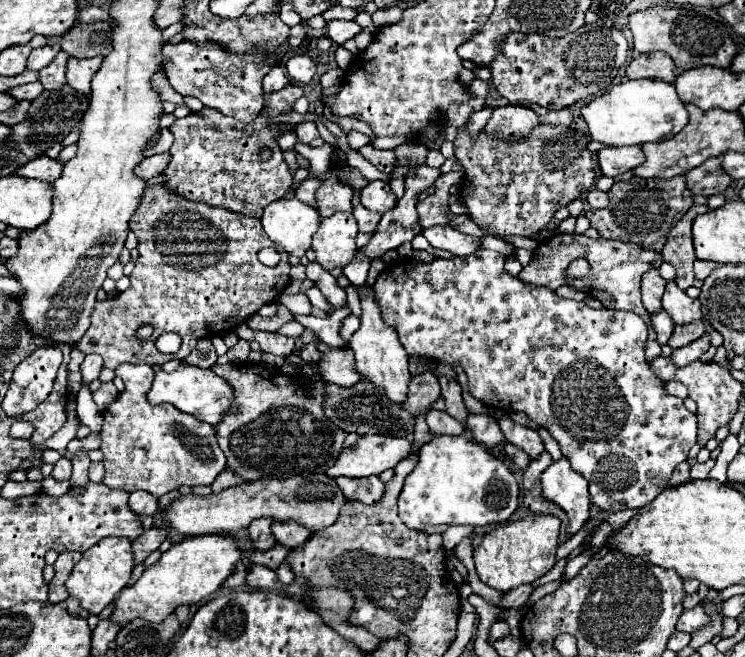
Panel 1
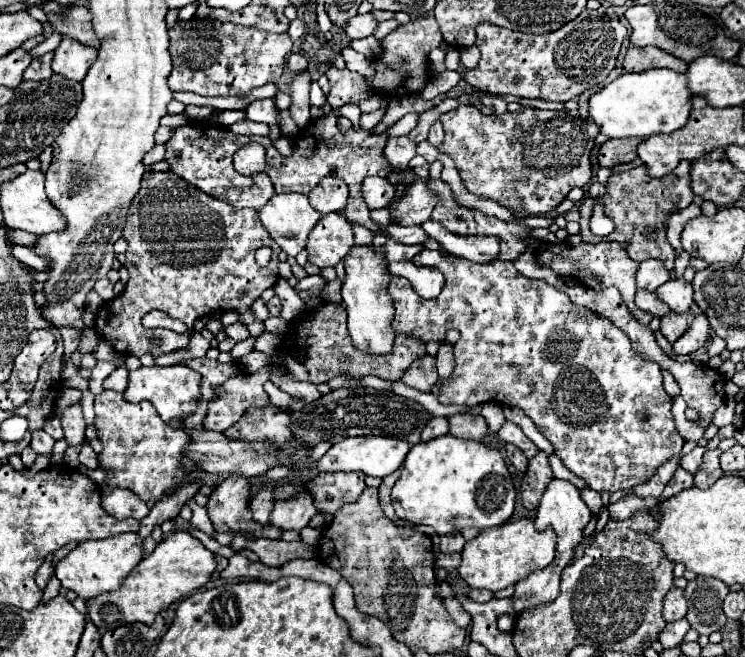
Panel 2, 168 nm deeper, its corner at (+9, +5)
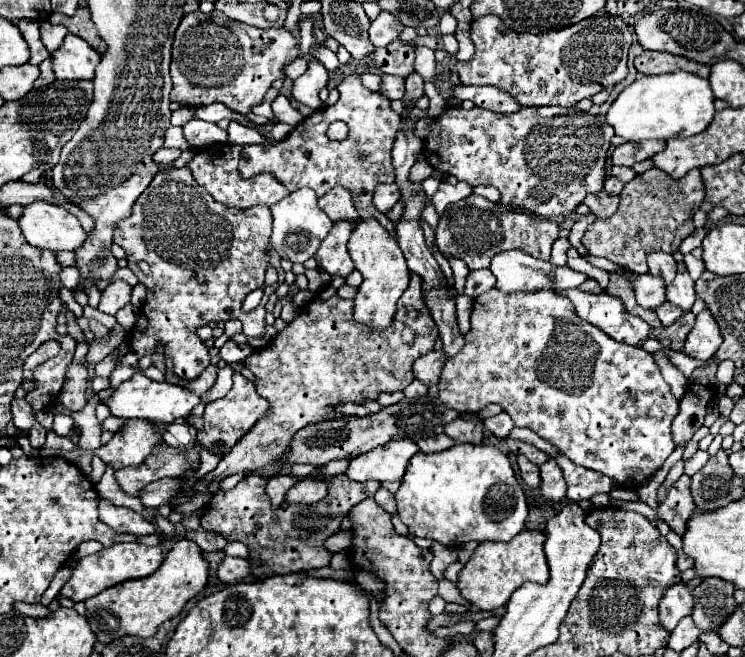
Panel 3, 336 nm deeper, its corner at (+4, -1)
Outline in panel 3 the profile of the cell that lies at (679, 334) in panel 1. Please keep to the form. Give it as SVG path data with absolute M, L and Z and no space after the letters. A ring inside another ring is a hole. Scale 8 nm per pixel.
M685 312L681 318L677 318L671 326L663 328L661 336L659 336L659 342L665 346L665 348L671 348L671 350L683 350L685 346L685 338L687 334L691 332L695 324L695 314L693 312Z

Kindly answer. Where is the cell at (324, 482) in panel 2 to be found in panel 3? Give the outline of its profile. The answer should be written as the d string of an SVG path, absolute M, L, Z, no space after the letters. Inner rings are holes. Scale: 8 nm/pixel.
M249 474L233 490L215 492L209 502L209 514L205 506L201 516L201 526L205 530L217 532L229 542L239 540L249 546L249 560L253 564L253 576L257 578L327 566L331 560L331 552L323 548L323 540L337 532L341 520L357 502L373 496L379 488L379 482L353 482L345 474L341 474L329 480L329 494L321 502L313 506L283 504L281 508L273 510L269 498L265 496L265 484L267 480L263 476Z

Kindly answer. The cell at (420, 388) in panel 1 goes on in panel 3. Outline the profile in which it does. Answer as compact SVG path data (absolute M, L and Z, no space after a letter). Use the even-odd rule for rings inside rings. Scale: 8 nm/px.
M433 350L425 356L421 356L413 364L413 374L425 386L435 386L435 384L439 384L439 376L443 372L443 366L445 366L445 354L441 350Z

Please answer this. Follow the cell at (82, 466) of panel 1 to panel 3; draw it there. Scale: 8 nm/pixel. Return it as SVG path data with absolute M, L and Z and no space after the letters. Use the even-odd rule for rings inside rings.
M69 364L67 368L67 380L61 388L59 394L59 402L69 410L69 412L79 412L85 408L85 400L87 400L87 378L89 372L85 366L79 364Z

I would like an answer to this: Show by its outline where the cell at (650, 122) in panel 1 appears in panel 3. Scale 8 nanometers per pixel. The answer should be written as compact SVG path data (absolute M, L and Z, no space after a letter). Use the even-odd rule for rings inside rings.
M673 72L663 76L639 76L615 98L607 112L607 122L615 128L615 134L627 142L669 140L703 132L713 120L713 112L709 82L689 72Z

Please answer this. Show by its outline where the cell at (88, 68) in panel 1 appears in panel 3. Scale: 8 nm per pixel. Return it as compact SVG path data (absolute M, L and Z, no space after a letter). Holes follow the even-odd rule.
M67 34L61 50L53 58L53 70L59 80L93 80L101 56L79 36Z

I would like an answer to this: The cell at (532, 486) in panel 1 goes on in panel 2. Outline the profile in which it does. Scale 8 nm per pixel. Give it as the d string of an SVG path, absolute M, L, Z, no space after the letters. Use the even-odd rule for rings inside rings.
M538 452L528 466L528 472L524 474L520 486L522 503L528 510L537 508L540 496L544 494L544 488L554 477L552 468L548 464L548 454Z

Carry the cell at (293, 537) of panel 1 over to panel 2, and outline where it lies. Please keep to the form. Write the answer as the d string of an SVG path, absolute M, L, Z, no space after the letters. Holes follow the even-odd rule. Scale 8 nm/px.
M304 492L304 496L294 496L292 500L276 500L270 522L280 530L302 530L312 520L312 514L316 514L314 498Z

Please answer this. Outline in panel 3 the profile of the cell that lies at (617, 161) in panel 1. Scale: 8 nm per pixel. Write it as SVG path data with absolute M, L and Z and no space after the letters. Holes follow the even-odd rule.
M645 140L645 142L625 142L617 146L611 154L611 162L615 166L633 166L665 148L663 140Z

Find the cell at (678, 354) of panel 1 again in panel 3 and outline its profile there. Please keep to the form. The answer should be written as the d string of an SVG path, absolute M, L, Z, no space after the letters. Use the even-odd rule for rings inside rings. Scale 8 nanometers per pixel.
M703 310L697 316L697 324L689 332L683 352L695 360L707 362L717 352L721 342L723 342L723 338L721 338L717 322L713 322L713 316L709 314L709 310Z

